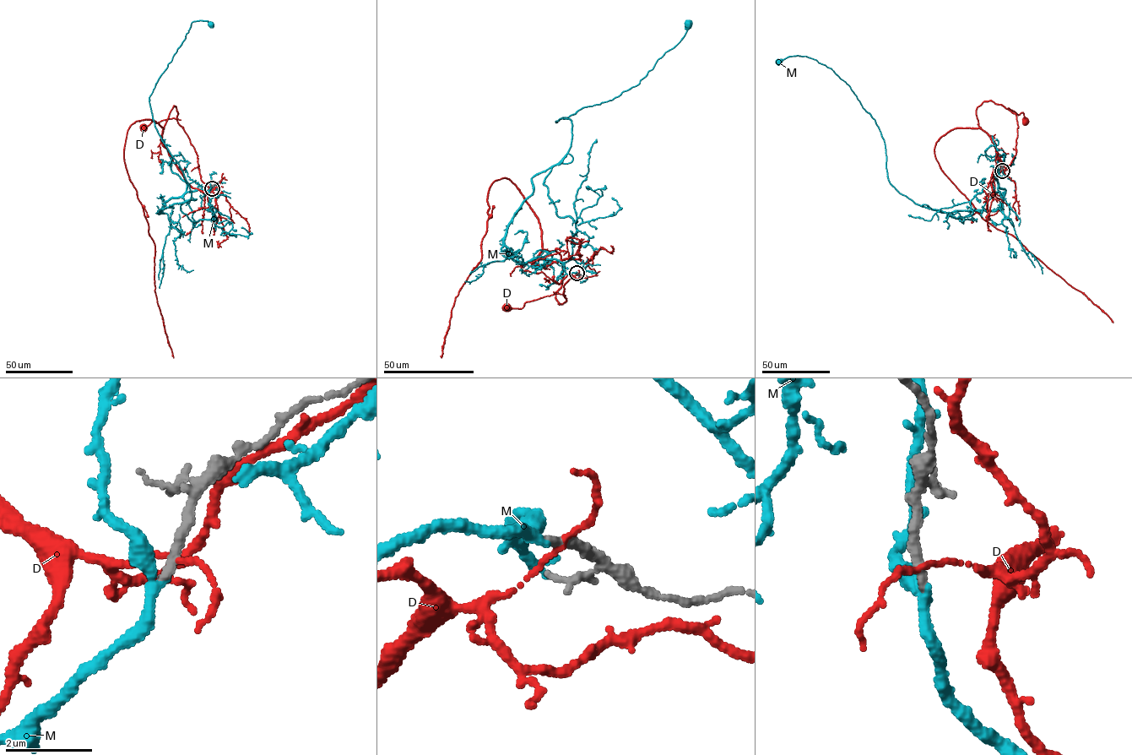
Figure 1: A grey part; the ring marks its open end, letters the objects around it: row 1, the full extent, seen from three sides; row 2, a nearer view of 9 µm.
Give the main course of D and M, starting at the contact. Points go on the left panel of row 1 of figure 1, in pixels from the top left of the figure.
D: (213, 187), (208, 187), (201, 179), (196, 152), (176, 119), (153, 121), (143, 128)
M: (212, 188), (170, 198), (159, 213), (191, 193), (155, 127), (149, 100), (192, 22), (211, 24)

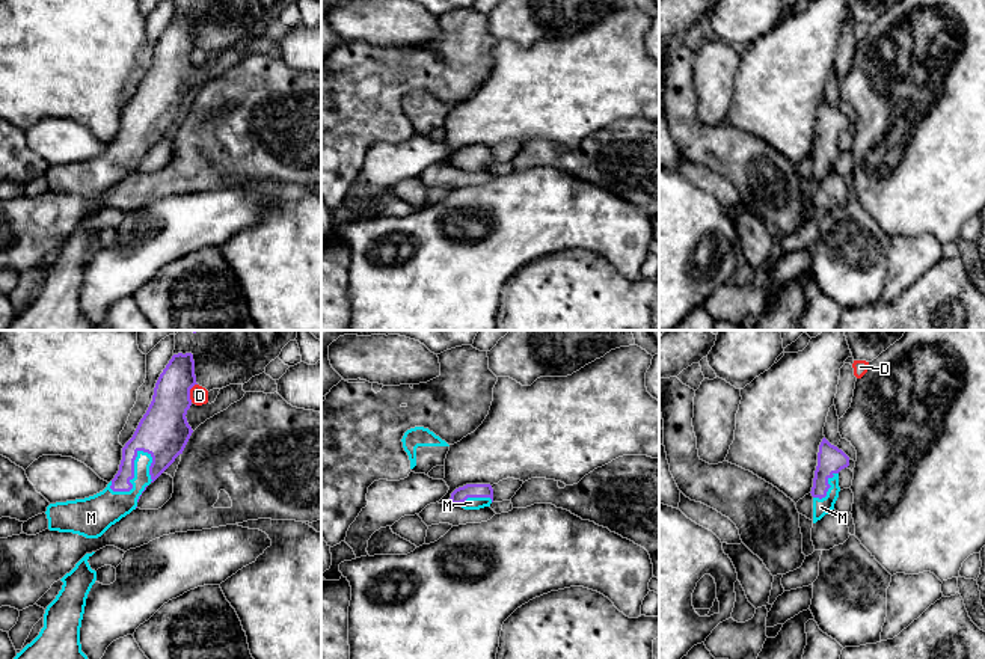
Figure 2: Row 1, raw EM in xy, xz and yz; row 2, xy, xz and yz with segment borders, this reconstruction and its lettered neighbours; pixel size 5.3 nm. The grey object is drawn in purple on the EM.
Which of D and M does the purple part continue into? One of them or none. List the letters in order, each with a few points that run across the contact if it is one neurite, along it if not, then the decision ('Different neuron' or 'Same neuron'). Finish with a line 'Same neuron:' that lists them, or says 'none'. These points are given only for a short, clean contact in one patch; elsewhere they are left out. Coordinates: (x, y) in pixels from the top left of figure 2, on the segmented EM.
D: Line: xy (196, 383), (190, 389), (190, 401). Different neuron
M: Line: xy (163, 439), (138, 453), (133, 475), (131, 487), (107, 507). Same neuron
Same neuron: M

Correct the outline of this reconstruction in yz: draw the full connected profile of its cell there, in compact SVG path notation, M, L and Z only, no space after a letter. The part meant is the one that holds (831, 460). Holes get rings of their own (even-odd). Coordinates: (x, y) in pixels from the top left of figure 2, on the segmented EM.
M824 437L819 445L818 466L810 492L813 496L813 523L834 510L840 492L839 472L848 466L849 457Z

